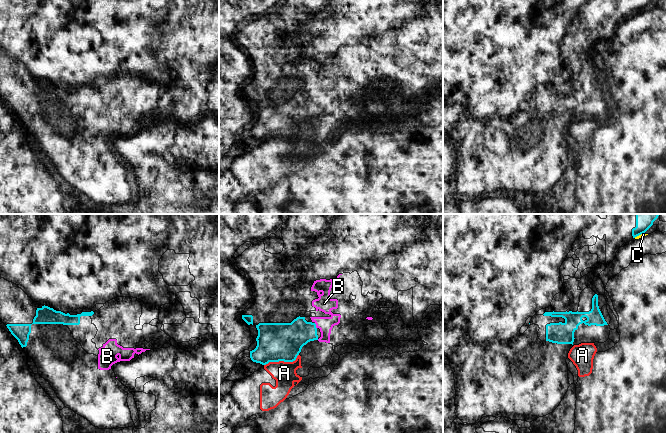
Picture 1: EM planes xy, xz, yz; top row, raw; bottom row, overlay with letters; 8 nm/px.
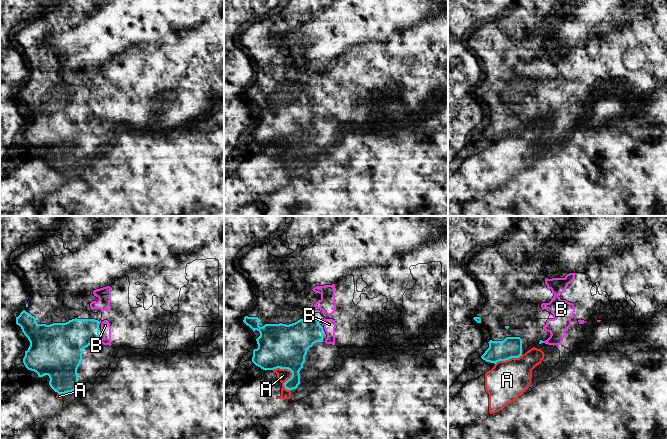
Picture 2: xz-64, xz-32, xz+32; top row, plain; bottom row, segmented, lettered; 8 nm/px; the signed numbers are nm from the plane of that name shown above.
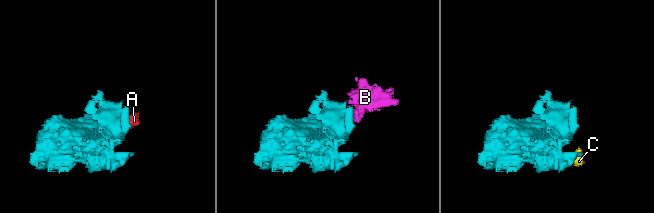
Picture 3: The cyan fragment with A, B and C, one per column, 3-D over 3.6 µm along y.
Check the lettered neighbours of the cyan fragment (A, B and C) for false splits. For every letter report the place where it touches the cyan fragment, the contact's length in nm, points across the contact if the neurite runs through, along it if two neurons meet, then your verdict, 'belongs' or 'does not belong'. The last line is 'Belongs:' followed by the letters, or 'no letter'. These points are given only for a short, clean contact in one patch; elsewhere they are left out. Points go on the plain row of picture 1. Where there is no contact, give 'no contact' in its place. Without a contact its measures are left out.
A: xz (282, 136) | 300 nm | along xz (298, 130), (292, 137), (269, 137), (264, 141) | does not belong
B: xz (315, 102) | 50 nm | belongs
C: yz (639, 10) | 100 nm | along yz (644, 8), (634, 13) | does not belong
Belongs: B

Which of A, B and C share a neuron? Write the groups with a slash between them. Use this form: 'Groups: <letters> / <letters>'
Groups: A C / B

